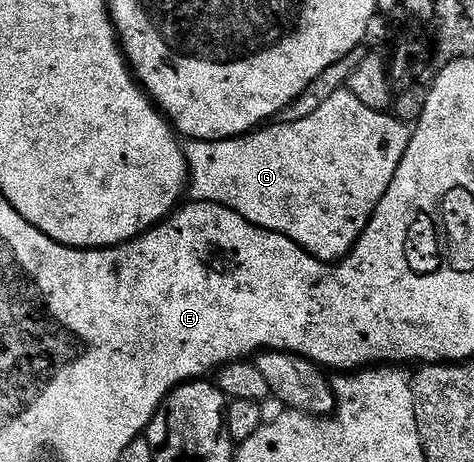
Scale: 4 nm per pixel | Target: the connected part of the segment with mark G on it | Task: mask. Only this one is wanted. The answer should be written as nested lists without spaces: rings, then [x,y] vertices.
[[[344,90],[333,94],[333,98],[327,99],[318,110],[313,110],[313,114],[309,114],[309,118],[292,118],[288,124],[271,122],[266,126],[256,128],[254,132],[248,132],[246,136],[234,136],[231,140],[190,141],[185,148],[190,199],[192,201],[208,200],[214,204],[232,208],[234,212],[241,214],[241,218],[245,218],[251,224],[256,224],[258,228],[287,236],[294,244],[302,246],[316,260],[338,262],[350,252],[361,233],[367,229],[371,215],[377,210],[385,190],[389,190],[389,182],[393,182],[393,174],[397,174],[397,166],[401,166],[401,158],[405,158],[405,150],[411,141],[412,129],[406,123],[392,118],[390,115],[387,117],[387,115],[386,111],[378,112],[365,106],[365,102],[359,101],[350,90]]]

